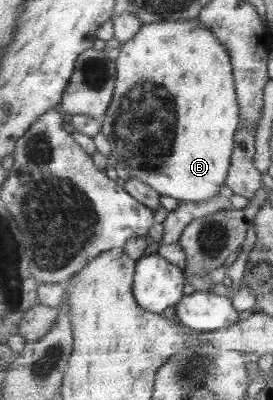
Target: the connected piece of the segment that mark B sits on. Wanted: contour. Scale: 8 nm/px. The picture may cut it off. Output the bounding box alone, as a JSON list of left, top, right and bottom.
[103,19,240,202]

